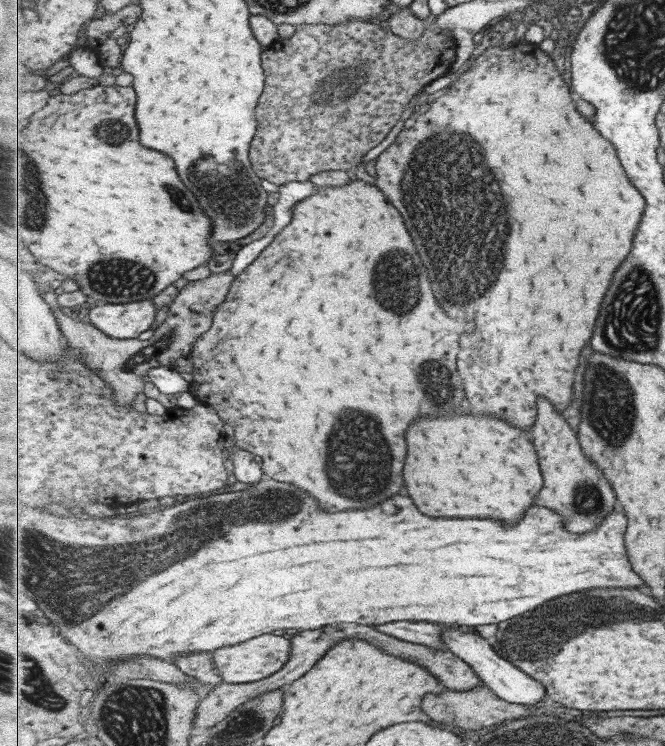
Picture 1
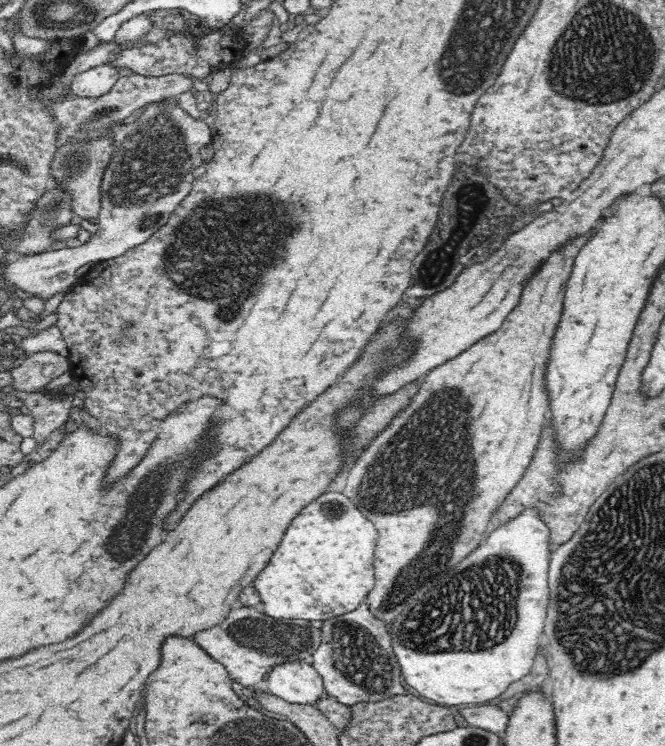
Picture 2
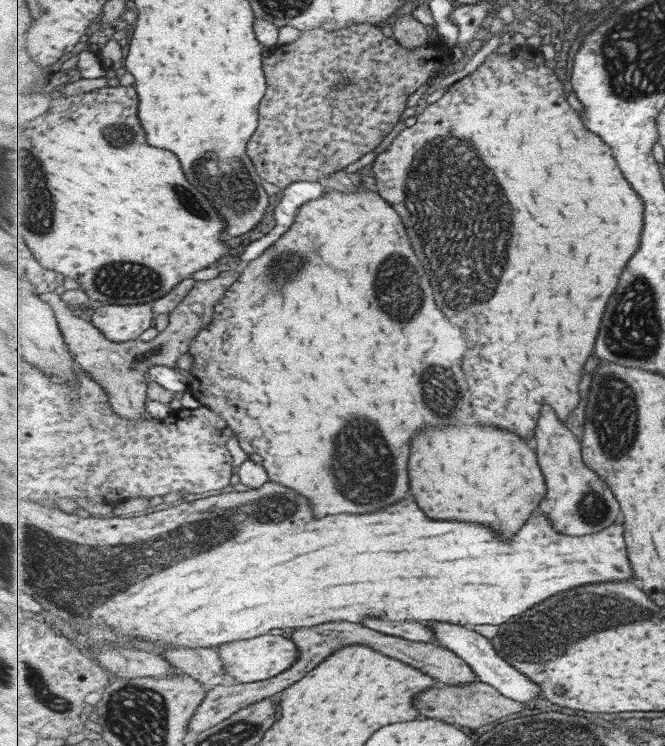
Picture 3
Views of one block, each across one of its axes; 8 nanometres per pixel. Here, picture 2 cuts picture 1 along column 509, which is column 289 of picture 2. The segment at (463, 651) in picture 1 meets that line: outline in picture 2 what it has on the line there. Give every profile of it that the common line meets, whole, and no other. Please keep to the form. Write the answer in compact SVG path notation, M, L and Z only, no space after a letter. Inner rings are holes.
M306 661L274 664L265 676L268 691L288 702L312 704L326 695L320 674Z

